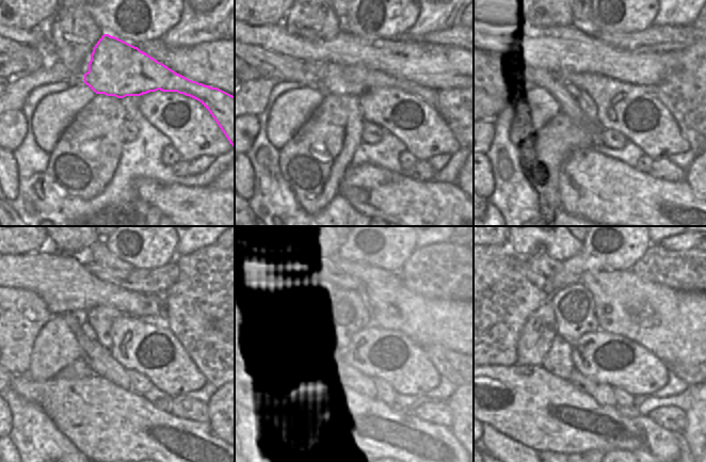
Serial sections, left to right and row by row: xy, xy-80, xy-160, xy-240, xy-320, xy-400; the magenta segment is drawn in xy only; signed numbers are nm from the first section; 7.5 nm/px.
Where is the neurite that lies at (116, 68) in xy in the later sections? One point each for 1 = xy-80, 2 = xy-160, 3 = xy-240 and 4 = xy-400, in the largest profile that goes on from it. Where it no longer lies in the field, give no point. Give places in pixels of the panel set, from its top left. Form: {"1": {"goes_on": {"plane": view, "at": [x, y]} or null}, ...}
{"1": {"goes_on": {"plane": "xy-80", "at": [353, 80]}}, "2": {"goes_on": {"plane": "xy-160", "at": [574, 91]}}, "3": {"goes_on": {"plane": "xy-240", "at": [86, 329]}}, "4": {"goes_on": {"plane": "xy-400", "at": [558, 361]}}}

